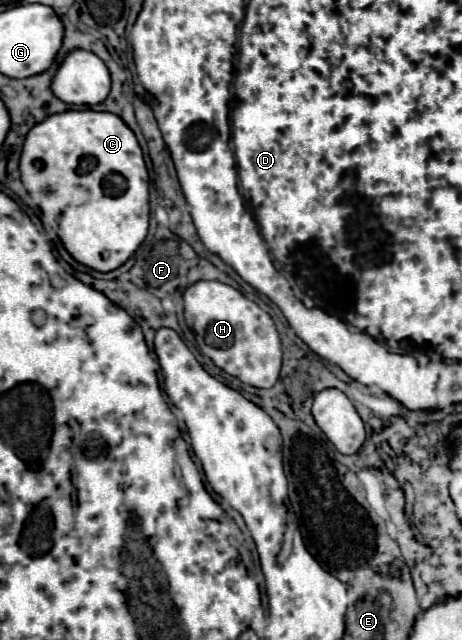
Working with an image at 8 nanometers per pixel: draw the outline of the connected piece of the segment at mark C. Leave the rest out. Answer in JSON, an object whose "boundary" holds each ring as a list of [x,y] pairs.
{"boundary":[[[92,109],[50,115],[28,131],[20,175],[44,215],[56,215],[58,237],[78,263],[102,273],[114,271],[142,245],[148,233],[150,179],[142,149],[118,115]]]}

